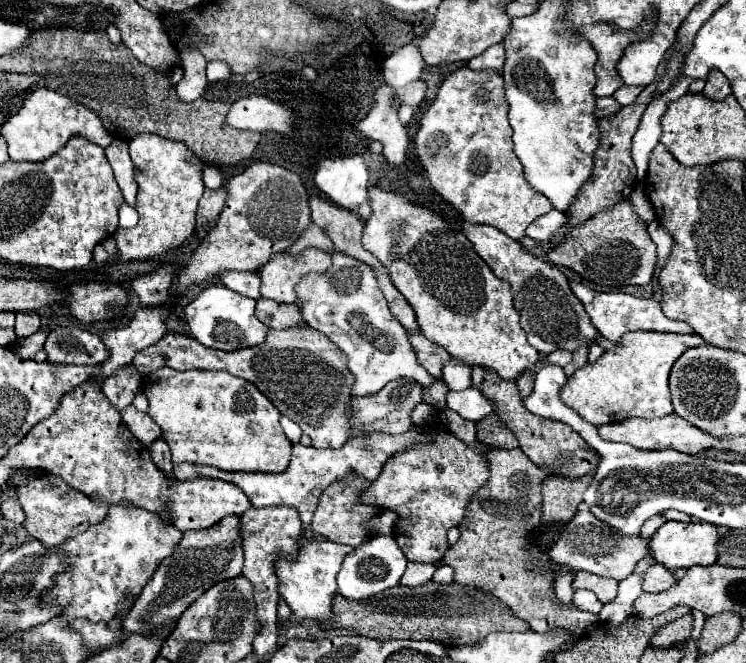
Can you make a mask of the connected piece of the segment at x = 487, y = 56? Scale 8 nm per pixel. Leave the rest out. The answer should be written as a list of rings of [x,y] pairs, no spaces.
[[[494,44],[486,52],[482,52],[480,56],[468,60],[468,66],[474,68],[474,70],[492,68],[492,70],[500,72],[502,70],[502,64],[504,64],[504,46],[502,44]]]

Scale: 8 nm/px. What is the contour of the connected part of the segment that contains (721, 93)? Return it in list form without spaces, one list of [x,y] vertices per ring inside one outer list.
[[[712,70],[702,94],[710,100],[724,100],[730,94],[730,86],[728,86],[728,80],[724,78],[724,74],[720,74],[718,70]]]

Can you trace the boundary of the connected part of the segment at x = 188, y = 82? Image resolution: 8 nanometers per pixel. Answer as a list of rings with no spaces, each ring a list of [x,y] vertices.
[[[180,44],[178,52],[182,58],[182,66],[184,66],[184,78],[176,84],[176,92],[178,92],[180,100],[194,102],[202,96],[202,92],[206,88],[206,74],[204,74],[206,58],[192,44],[190,46]]]

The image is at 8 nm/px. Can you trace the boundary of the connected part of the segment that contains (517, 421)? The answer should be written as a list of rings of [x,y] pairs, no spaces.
[[[476,366],[472,370],[472,386],[476,386],[486,398],[490,398],[496,404],[496,414],[500,416],[502,422],[506,422],[506,426],[510,430],[514,430],[514,434],[516,434],[516,438],[520,442],[520,450],[532,462],[536,462],[538,466],[548,468],[552,476],[582,478],[582,476],[586,476],[586,474],[596,470],[596,464],[598,464],[600,458],[598,458],[598,454],[588,450],[588,444],[580,438],[580,434],[576,434],[576,430],[572,430],[564,422],[546,420],[542,416],[536,416],[536,414],[528,412],[524,408],[522,400],[520,400],[522,396],[518,392],[518,386],[514,384],[514,380],[502,380],[492,370]]]

